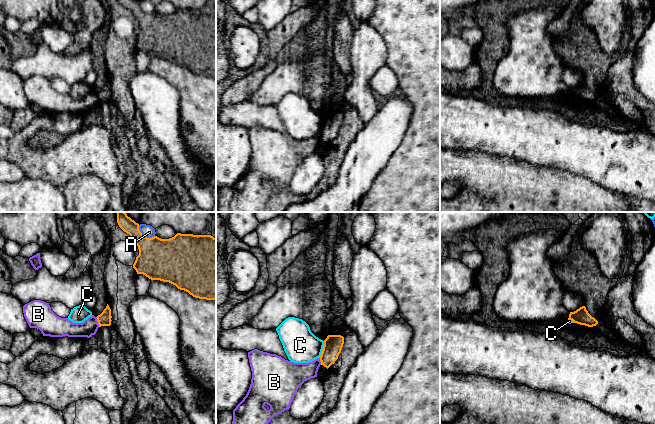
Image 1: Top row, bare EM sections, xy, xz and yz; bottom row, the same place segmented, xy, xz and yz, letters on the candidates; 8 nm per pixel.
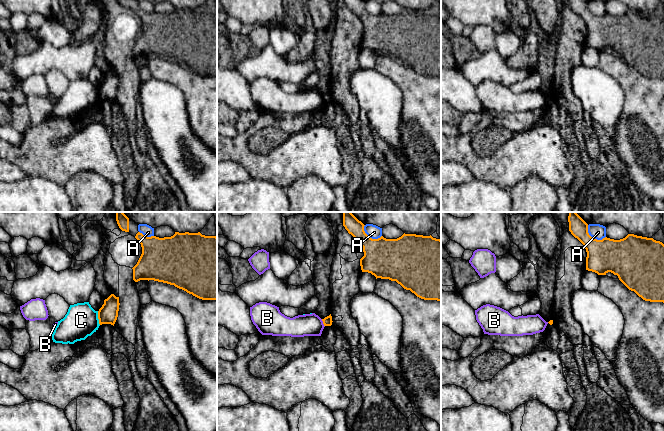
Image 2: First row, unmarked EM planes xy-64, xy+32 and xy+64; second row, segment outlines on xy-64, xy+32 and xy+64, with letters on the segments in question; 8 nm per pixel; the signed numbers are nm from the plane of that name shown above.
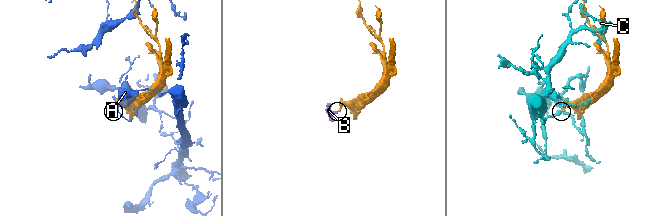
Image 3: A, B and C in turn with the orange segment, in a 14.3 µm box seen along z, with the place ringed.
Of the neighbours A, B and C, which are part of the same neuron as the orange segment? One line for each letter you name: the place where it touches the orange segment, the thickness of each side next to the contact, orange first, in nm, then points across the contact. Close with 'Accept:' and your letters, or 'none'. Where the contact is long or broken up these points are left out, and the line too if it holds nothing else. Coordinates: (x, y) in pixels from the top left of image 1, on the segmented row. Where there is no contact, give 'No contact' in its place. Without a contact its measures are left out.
Accept: none

